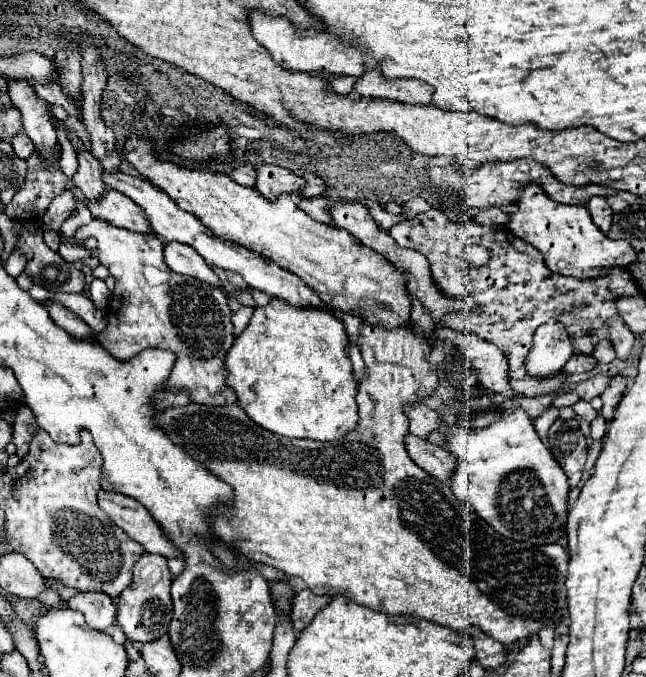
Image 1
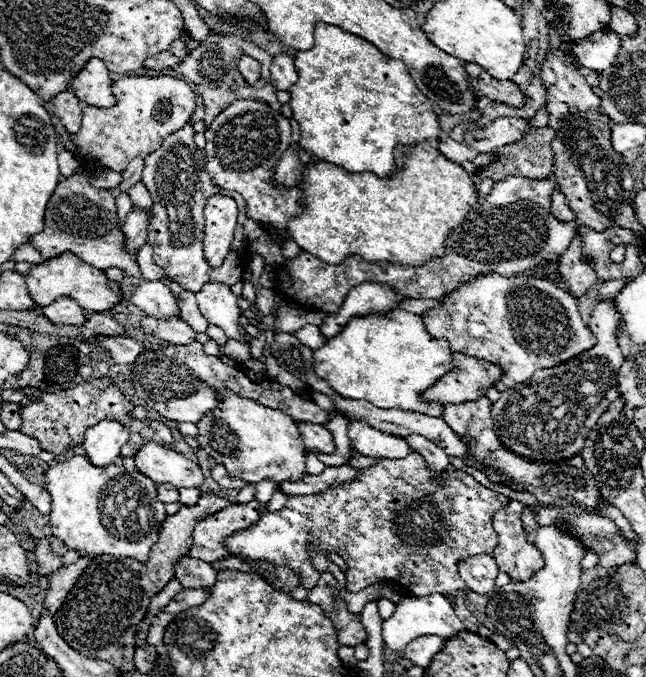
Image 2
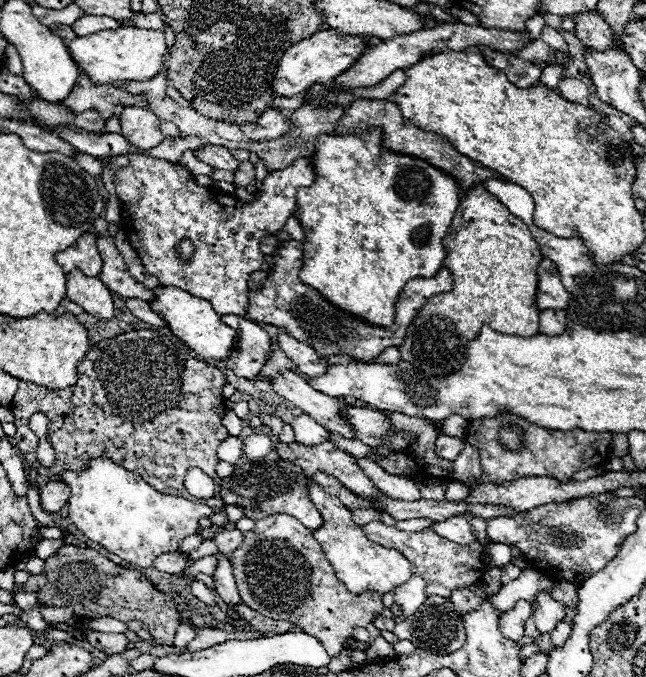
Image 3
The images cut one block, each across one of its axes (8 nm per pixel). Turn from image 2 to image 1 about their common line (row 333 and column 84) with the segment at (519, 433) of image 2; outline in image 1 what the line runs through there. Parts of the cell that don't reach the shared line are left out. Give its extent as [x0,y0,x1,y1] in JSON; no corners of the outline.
[68,592,114,630]

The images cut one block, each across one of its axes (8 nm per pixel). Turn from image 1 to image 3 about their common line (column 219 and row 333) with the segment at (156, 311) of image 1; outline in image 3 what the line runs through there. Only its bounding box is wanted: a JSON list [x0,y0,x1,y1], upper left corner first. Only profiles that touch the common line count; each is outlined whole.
[244,240,452,362]

